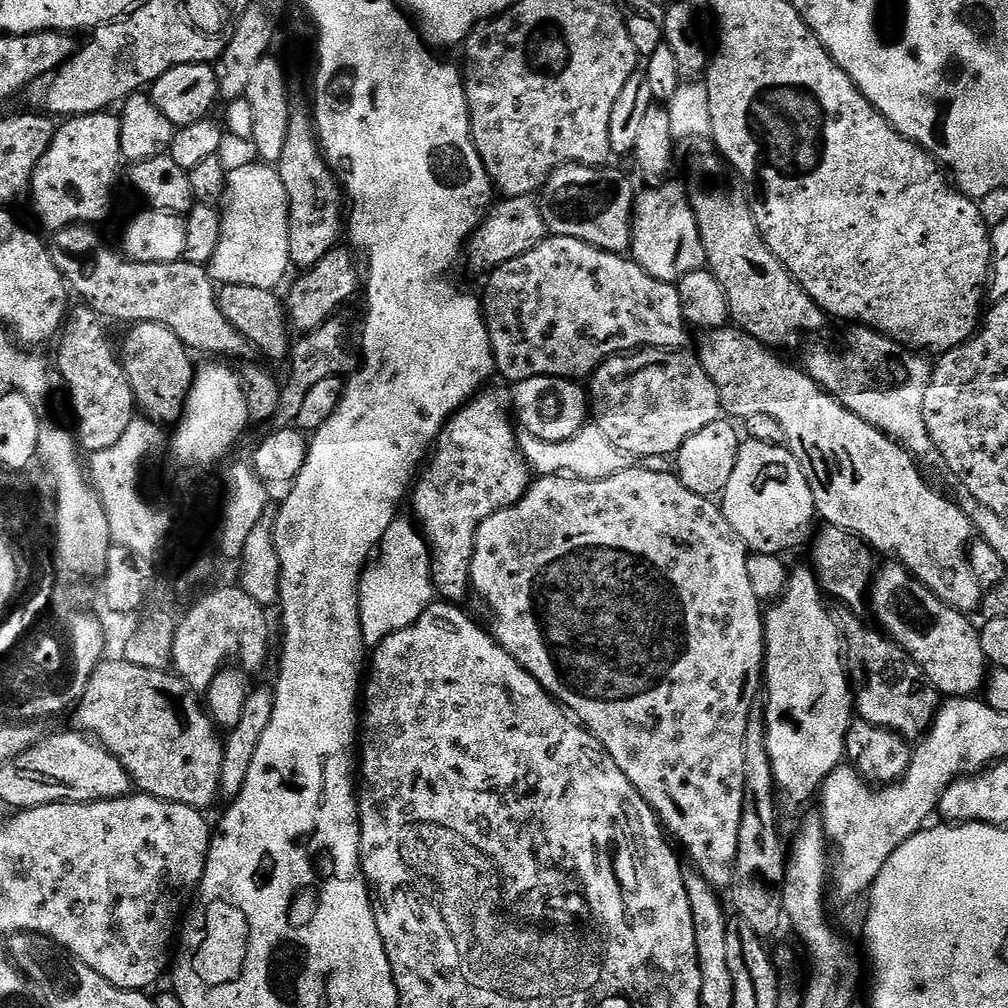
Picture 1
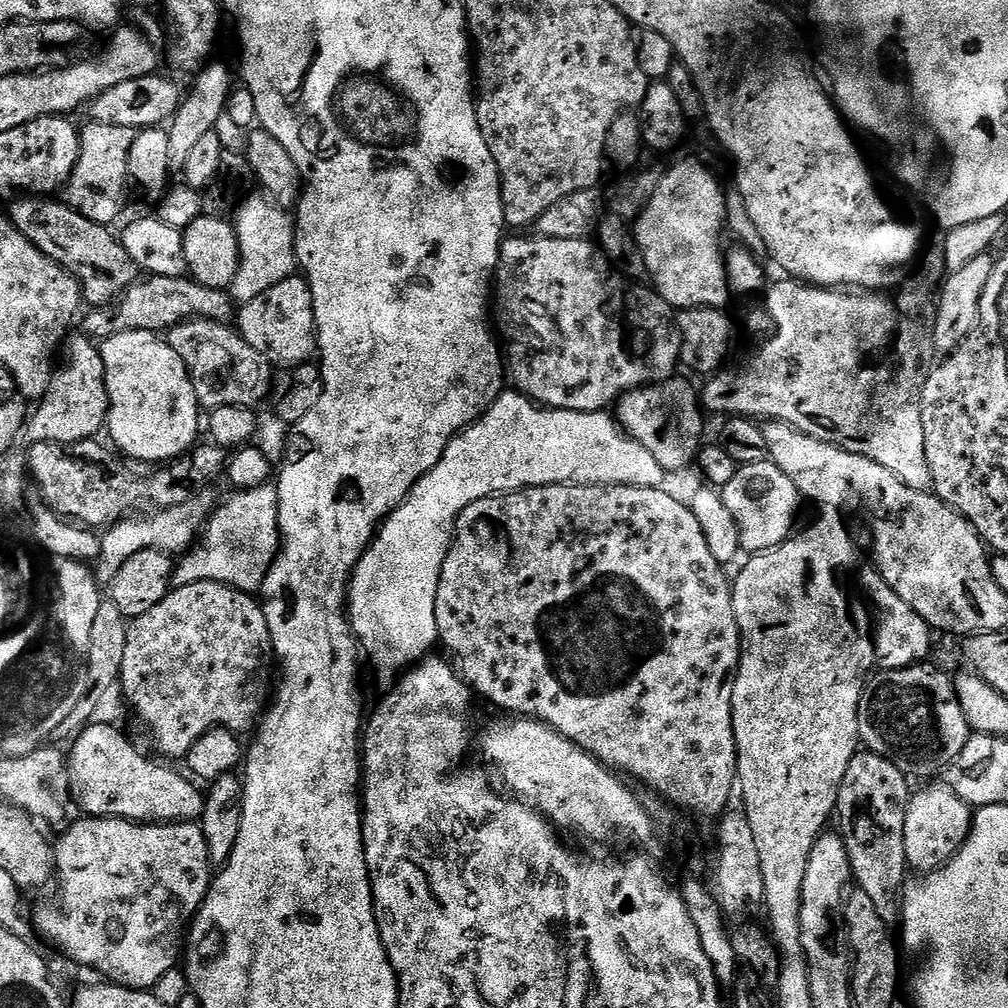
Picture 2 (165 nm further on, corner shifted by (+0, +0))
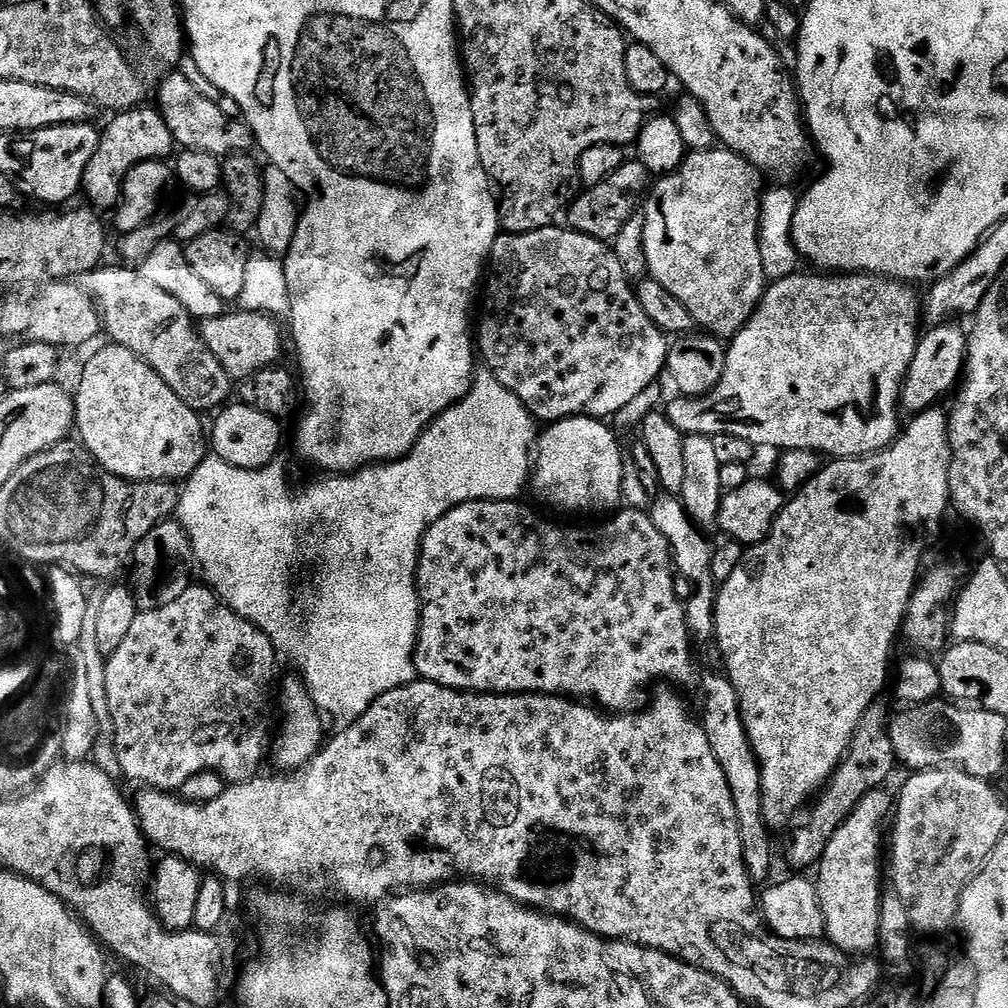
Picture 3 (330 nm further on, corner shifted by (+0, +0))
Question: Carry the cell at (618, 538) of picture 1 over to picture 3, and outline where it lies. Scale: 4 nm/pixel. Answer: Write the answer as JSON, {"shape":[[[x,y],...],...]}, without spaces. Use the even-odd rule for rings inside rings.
{"shape":[[[519,499],[515,500],[468,500],[464,504],[460,504],[442,518],[438,518],[438,522],[434,522],[426,530],[423,540],[420,541],[420,566],[418,569],[418,591],[420,594],[420,639],[416,641],[416,674],[419,679],[429,680],[438,686],[446,686],[447,688],[457,688],[460,692],[514,692],[517,694],[539,694],[542,696],[567,696],[569,698],[587,698],[589,701],[595,702],[601,709],[611,710],[616,714],[623,714],[629,710],[635,709],[636,704],[640,700],[640,695],[644,692],[644,687],[651,680],[660,680],[656,682],[671,682],[673,685],[692,684],[696,680],[696,656],[692,653],[694,649],[694,633],[688,623],[688,613],[686,611],[685,601],[680,600],[680,596],[676,593],[676,580],[674,575],[674,565],[672,558],[672,549],[669,548],[666,538],[659,532],[658,528],[652,521],[651,515],[644,510],[623,510],[617,511],[615,514],[609,515],[605,524],[600,524],[597,528],[567,528],[564,524],[555,524],[552,520],[547,520],[544,516],[539,516],[532,508],[520,504]]]}

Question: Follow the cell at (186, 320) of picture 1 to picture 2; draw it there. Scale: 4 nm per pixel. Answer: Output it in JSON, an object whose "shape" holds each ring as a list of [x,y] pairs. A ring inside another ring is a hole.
{"shape":[[[24,194],[13,199],[6,209],[12,224],[46,258],[62,266],[80,283],[82,300],[85,305],[110,304],[138,279],[136,264],[126,254],[123,243],[106,224],[90,222],[81,212],[75,212],[66,202],[60,204],[56,198],[45,198],[40,194]]]}

